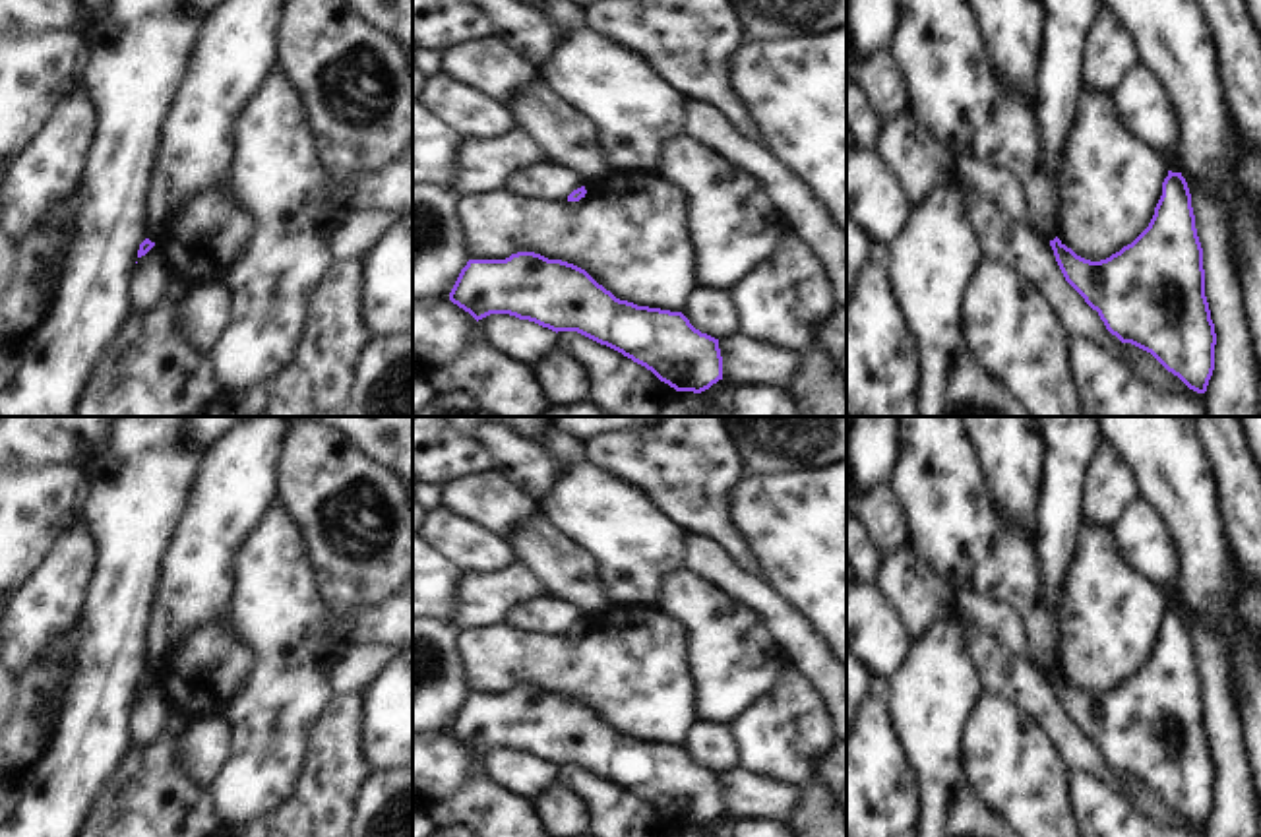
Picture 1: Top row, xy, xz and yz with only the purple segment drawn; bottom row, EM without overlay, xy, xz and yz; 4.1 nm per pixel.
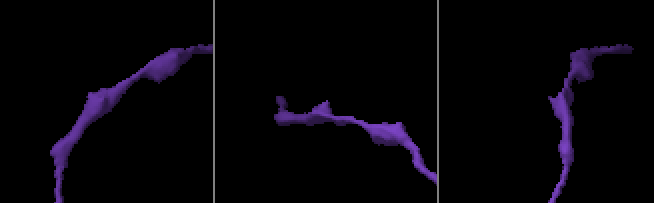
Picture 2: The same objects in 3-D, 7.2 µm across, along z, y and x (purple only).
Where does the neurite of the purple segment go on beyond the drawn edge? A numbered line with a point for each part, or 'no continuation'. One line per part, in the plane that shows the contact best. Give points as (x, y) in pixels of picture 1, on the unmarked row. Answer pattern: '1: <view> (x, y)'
no continuation.

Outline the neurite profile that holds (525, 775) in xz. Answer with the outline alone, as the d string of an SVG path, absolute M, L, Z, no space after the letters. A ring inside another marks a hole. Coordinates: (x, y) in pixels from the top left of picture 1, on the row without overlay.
M509 748L478 754L484 775L500 789L533 800L556 781L556 765Z

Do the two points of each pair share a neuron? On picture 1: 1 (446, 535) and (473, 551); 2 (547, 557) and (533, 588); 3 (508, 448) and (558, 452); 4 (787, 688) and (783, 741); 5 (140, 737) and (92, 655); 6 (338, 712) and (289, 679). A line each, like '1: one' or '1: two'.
1: one
2: two
3: two
4: one
5: two
6: two

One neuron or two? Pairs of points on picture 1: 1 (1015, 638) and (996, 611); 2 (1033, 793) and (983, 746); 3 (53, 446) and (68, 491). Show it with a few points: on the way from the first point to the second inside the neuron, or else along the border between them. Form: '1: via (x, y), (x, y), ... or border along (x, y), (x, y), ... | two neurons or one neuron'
1: via (1010, 632), (996, 617) | one neuron
2: via (1021, 781), (994, 754) | one neuron
3: border along (84, 469), (39, 465), (20, 471) | two neurons

